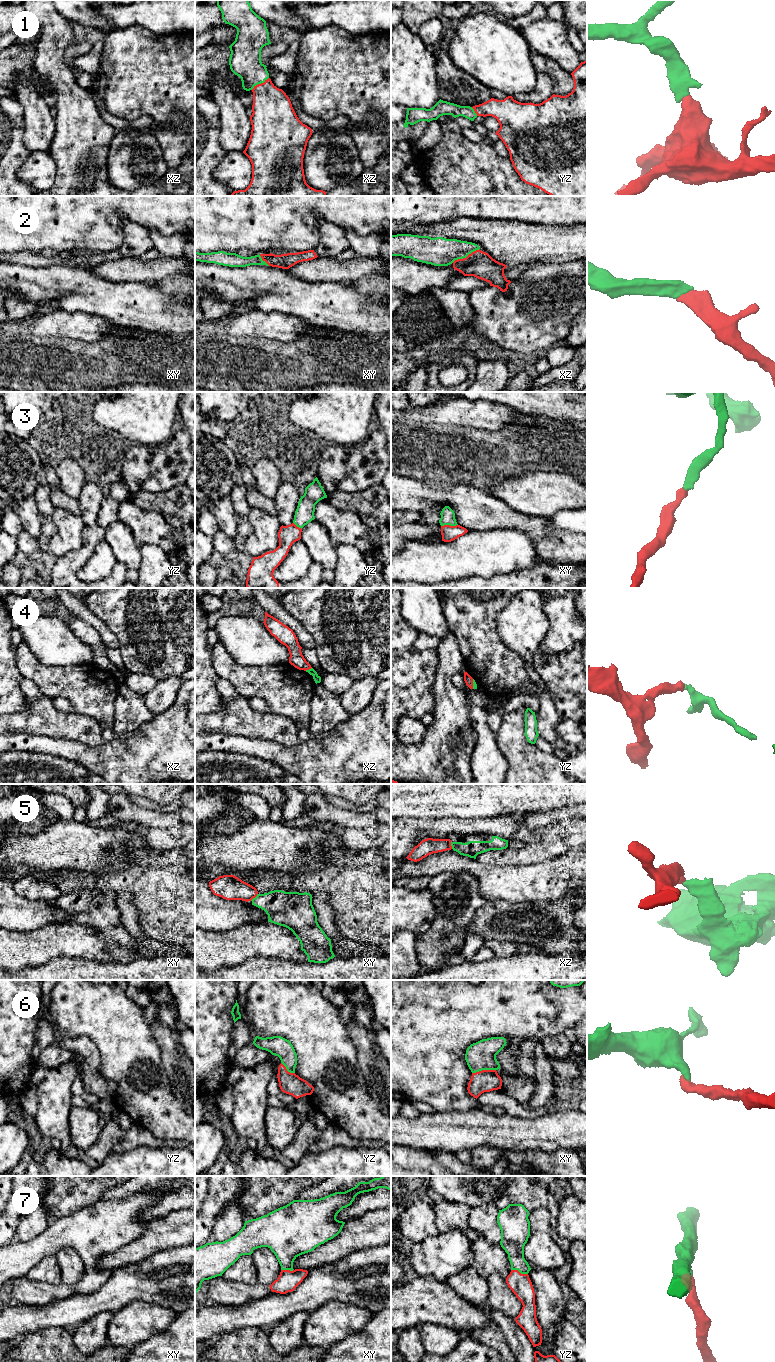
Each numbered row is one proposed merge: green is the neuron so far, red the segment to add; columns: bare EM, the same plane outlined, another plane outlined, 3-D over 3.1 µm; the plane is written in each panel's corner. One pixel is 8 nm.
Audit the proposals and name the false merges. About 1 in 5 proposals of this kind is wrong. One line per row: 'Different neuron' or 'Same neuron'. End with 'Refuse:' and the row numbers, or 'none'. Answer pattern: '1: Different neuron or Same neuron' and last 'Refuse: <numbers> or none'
1: Same neuron
2: Same neuron
3: Same neuron
4: Different neuron
5: Different neuron
6: Same neuron
7: Same neuron
Refuse: 4, 5

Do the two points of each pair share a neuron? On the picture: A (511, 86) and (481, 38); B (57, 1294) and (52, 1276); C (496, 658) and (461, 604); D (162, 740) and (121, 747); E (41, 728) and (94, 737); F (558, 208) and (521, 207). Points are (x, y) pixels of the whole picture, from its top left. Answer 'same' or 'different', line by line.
A: same
B: different
C: same
D: same
E: same
F: same

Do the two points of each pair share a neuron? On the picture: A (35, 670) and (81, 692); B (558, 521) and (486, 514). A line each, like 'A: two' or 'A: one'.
A: one
B: two

